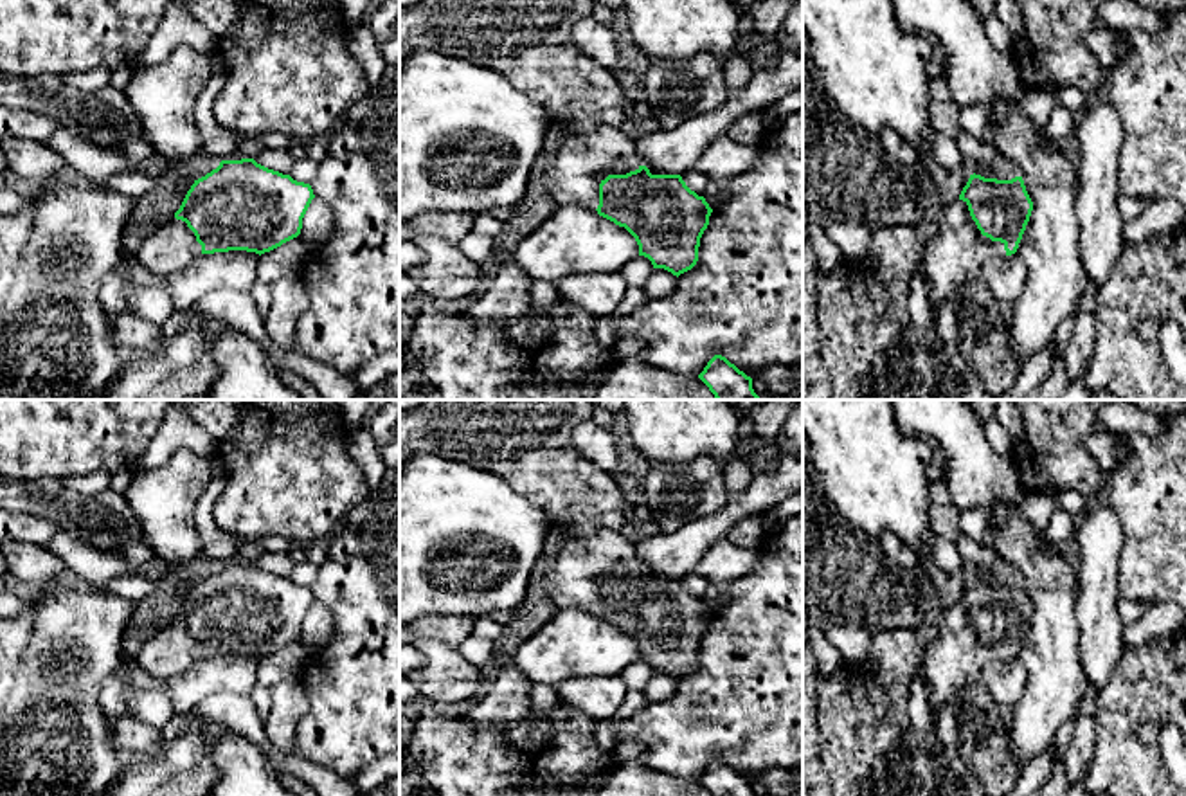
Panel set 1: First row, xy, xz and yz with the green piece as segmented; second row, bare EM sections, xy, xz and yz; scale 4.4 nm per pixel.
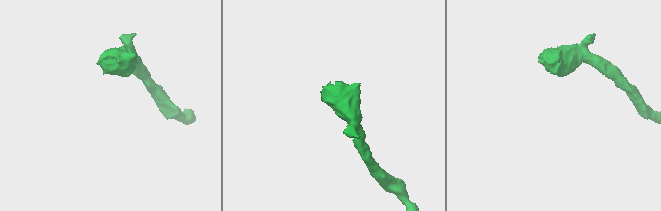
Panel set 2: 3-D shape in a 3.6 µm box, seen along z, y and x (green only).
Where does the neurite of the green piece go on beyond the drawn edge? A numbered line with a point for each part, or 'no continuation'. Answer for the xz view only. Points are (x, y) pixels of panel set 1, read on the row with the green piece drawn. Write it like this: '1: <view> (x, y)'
1: xz (576, 164)

